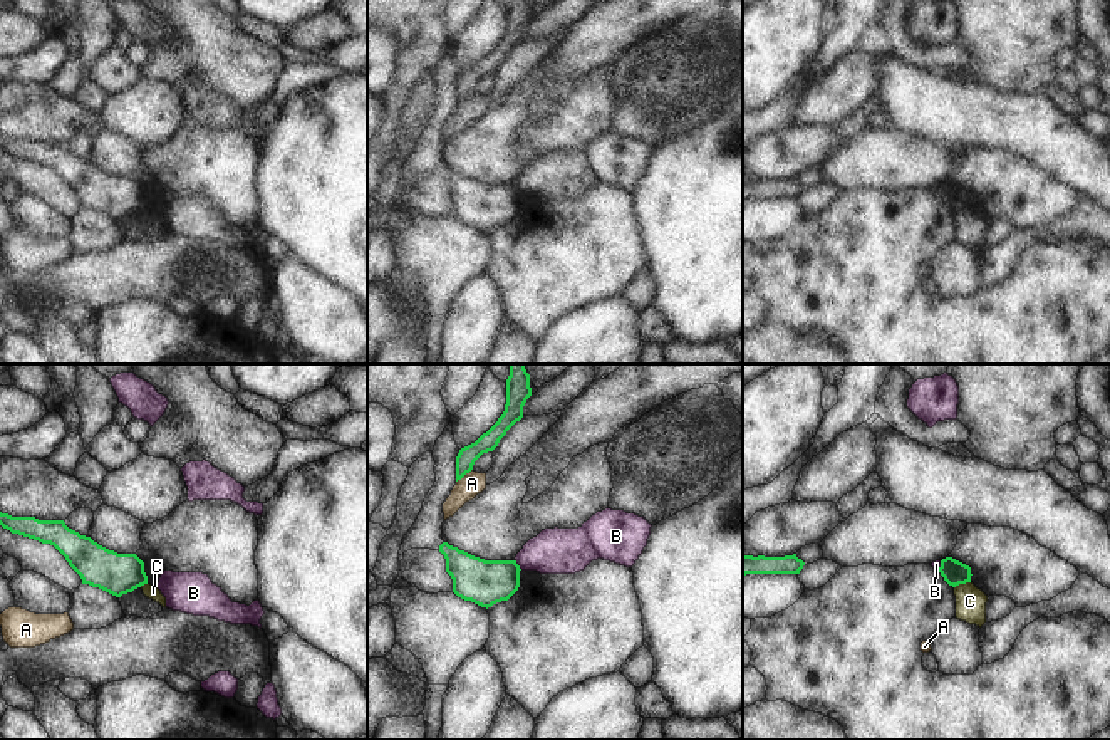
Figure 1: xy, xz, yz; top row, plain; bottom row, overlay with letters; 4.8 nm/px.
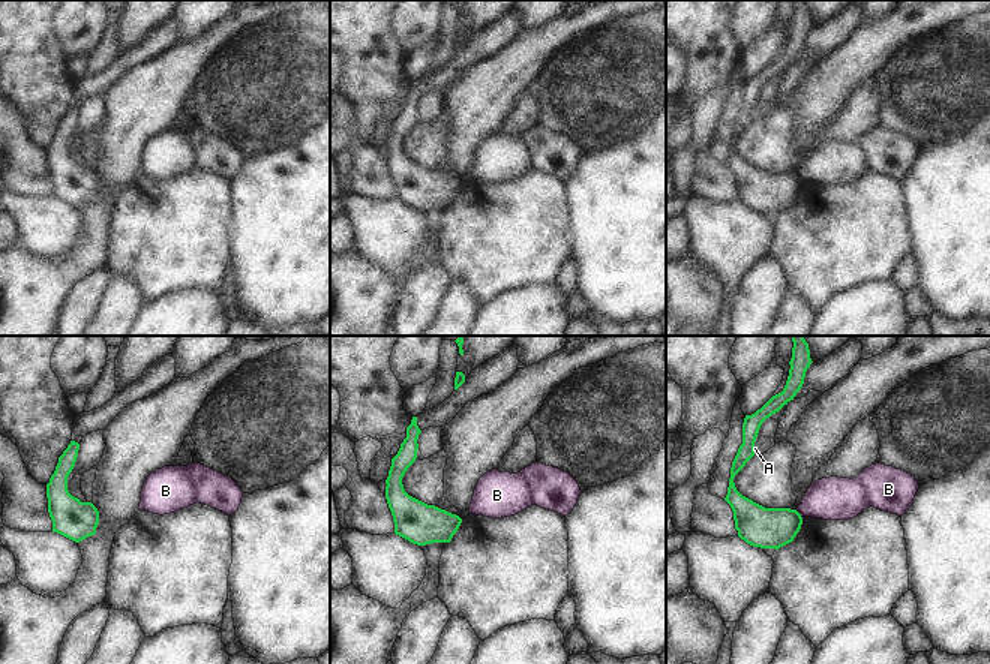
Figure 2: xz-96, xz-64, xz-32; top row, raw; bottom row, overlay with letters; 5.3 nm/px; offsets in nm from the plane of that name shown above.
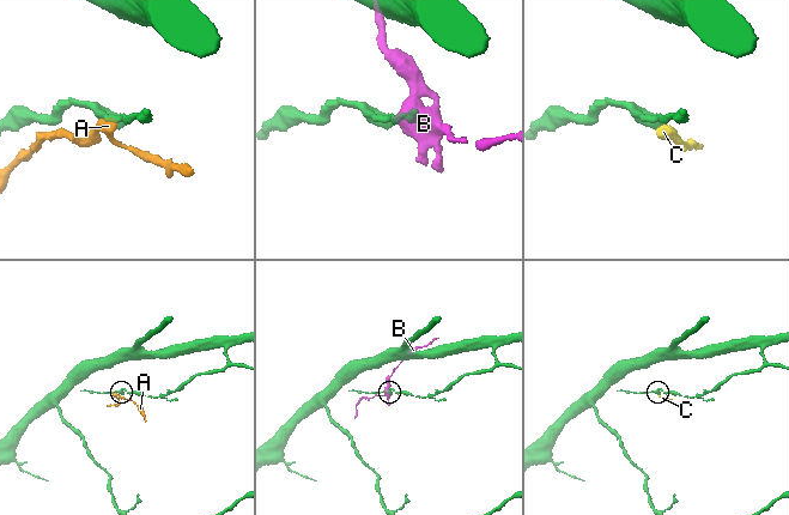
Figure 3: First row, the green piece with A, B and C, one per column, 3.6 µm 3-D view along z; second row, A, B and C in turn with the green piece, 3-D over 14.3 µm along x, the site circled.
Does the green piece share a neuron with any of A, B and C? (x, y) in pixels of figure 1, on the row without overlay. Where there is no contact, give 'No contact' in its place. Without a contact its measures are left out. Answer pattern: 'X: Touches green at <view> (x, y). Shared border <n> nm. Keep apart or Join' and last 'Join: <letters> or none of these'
A: Touches green at xz (463, 99). Shared border 100 nm. Keep apart
B: Touches green at xz (517, 188). Shared border 70 nm. Keep apart
C: Touches green at yz (961, 207). Shared border 90 nm. Keep apart
Join: none of these.

